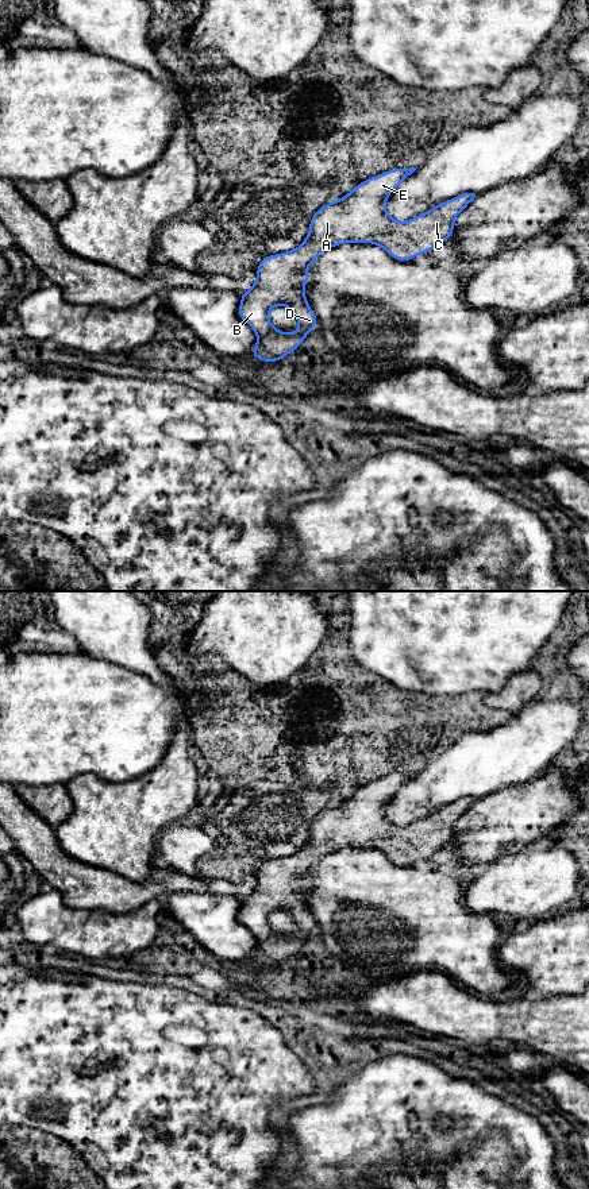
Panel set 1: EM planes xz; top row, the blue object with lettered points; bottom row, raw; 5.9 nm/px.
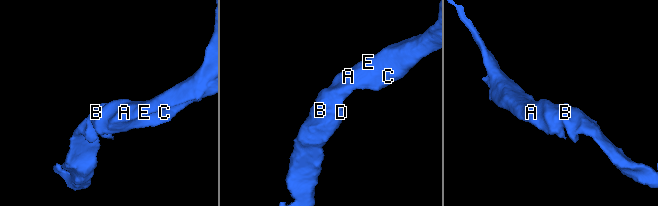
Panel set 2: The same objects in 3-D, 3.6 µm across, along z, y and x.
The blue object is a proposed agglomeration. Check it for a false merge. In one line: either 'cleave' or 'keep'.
keep

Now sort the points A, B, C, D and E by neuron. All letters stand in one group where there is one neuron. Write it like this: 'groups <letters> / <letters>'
groups A B C D E

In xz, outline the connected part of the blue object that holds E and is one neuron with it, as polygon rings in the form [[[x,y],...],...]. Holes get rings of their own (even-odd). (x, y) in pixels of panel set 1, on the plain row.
[[[397,772],[362,785],[346,800],[315,817],[309,825],[308,839],[299,852],[261,864],[257,870],[257,885],[242,897],[238,914],[239,923],[258,941],[249,960],[276,968],[296,956],[307,939],[317,933],[317,922],[307,906],[304,891],[309,885],[307,873],[323,856],[344,848],[372,848],[384,853],[393,864],[411,866],[416,860],[428,858],[454,839],[454,825],[474,804],[473,798],[462,798],[407,826],[397,826],[385,815],[390,798],[415,775],[416,772]],[[277,910],[286,911],[296,922],[300,933],[294,938],[278,935],[270,929],[269,915]]]

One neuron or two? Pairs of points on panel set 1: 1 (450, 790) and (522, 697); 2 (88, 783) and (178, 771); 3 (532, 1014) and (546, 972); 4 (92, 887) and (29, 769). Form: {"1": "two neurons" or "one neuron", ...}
{"1": "two neurons", "2": "one neuron", "3": "two neurons", "4": "two neurons"}

